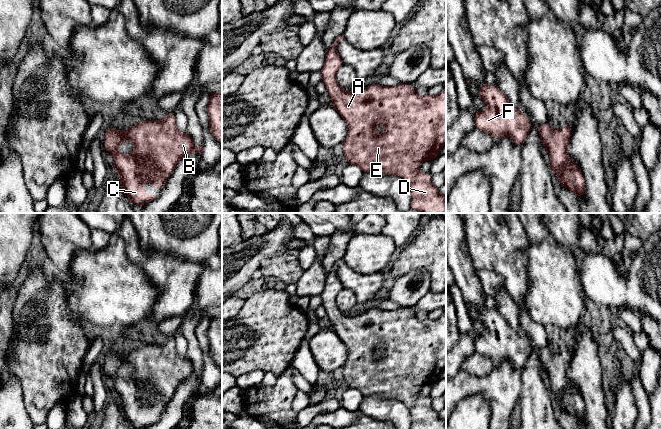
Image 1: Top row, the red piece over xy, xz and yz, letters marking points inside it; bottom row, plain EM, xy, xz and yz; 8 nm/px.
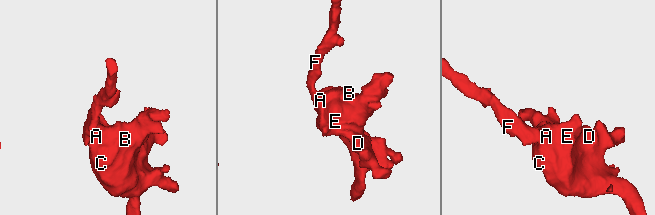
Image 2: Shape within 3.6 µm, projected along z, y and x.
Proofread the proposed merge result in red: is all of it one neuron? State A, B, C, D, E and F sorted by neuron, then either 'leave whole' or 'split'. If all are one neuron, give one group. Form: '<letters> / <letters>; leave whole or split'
A B C D E F; leave whole

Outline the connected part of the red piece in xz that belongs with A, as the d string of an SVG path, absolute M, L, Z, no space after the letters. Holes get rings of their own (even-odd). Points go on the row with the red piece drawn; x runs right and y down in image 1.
M343 35L338 36L326 51L325 63L320 72L326 92L332 98L331 105L348 125L347 137L342 143L347 162L359 166L364 173L377 171L405 177L412 194L411 209L422 213L446 213L445 196L432 184L432 176L422 173L418 166L438 157L446 143L446 90L435 96L427 94L421 97L410 84L371 84L350 93L336 79L338 69L344 64L337 52L337 45L342 39ZM379 123L385 127L382 134L375 131Z

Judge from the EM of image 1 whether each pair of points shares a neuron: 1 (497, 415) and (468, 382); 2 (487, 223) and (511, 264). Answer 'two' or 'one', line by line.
1: one
2: one

